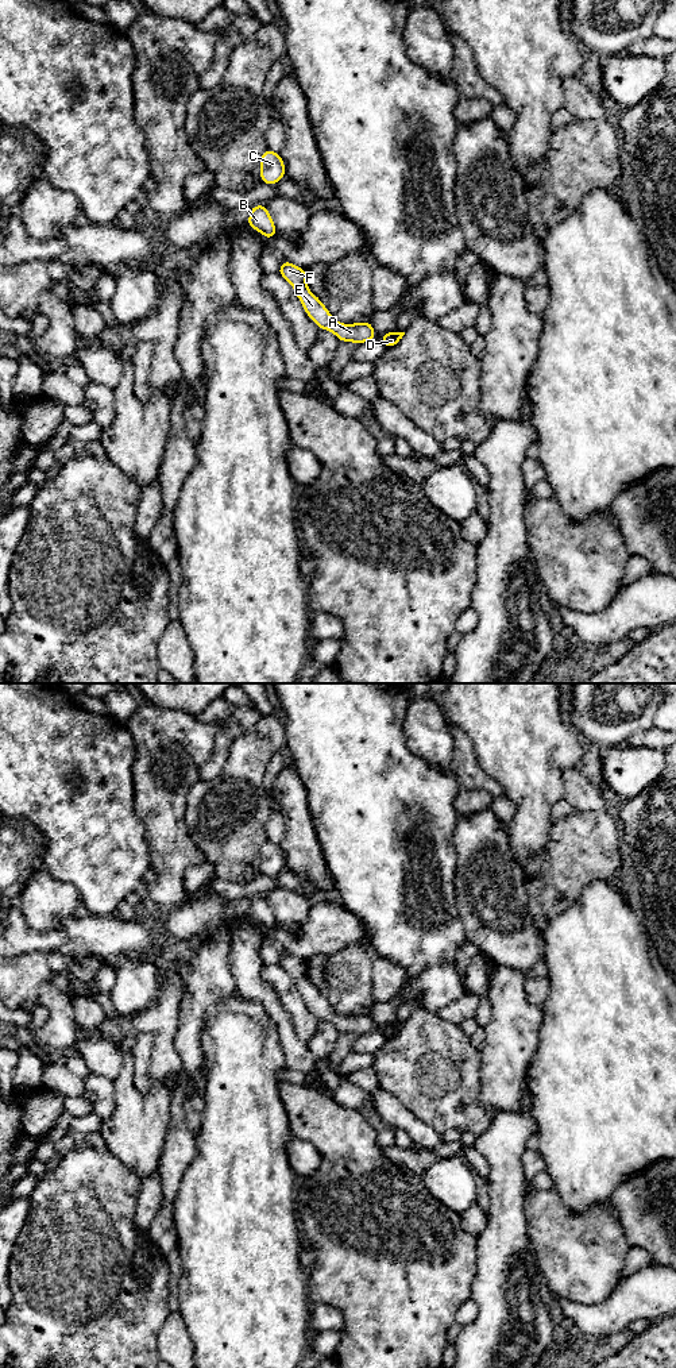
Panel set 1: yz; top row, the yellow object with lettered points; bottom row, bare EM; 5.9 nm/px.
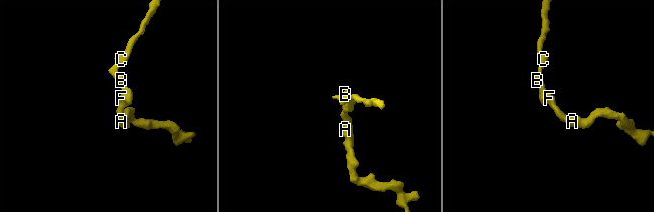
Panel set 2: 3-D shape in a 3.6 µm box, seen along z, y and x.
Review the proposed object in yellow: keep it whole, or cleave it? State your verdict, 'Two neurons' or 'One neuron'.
One neuron

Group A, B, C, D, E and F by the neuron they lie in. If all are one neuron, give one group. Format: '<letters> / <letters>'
A B C D E F

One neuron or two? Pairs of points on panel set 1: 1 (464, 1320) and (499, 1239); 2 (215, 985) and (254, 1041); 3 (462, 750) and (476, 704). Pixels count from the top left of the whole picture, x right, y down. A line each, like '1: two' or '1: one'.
1: two
2: two
3: two

